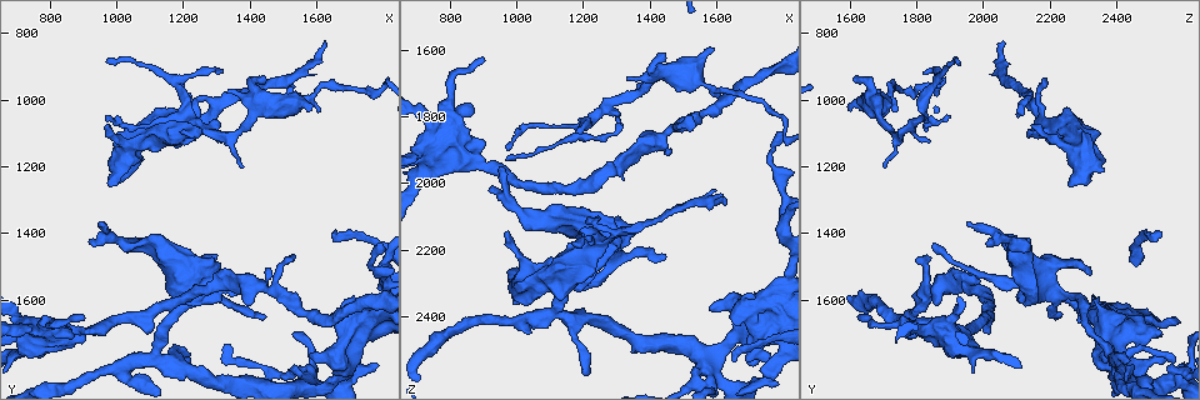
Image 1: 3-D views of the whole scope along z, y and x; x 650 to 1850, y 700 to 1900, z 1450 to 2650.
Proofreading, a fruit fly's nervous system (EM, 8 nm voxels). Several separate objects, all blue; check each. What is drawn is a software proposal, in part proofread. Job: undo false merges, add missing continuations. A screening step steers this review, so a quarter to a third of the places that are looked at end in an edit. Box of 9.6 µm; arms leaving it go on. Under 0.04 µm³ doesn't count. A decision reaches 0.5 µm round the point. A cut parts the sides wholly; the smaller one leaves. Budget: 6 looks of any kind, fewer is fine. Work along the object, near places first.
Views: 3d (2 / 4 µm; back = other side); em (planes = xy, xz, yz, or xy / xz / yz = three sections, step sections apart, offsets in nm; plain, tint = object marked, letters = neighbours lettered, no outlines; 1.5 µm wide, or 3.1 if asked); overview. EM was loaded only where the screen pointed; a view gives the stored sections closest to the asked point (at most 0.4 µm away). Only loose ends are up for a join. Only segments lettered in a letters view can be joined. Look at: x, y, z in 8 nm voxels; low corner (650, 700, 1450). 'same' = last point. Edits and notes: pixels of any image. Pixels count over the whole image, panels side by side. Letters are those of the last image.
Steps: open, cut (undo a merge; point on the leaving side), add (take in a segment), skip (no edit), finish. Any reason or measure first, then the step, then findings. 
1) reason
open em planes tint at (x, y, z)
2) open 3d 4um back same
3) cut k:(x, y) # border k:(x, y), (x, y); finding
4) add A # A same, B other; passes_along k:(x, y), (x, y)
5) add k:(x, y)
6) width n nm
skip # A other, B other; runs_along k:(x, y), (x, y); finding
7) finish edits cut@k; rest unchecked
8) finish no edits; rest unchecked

open 3d 4um at (1240, 1050, 2110)

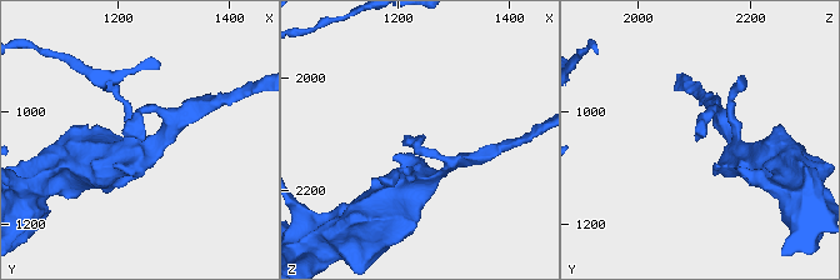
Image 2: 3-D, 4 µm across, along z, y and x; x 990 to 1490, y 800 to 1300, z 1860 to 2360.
now the EM
open em xy step 8 tint at (1245, 1055, 2105)

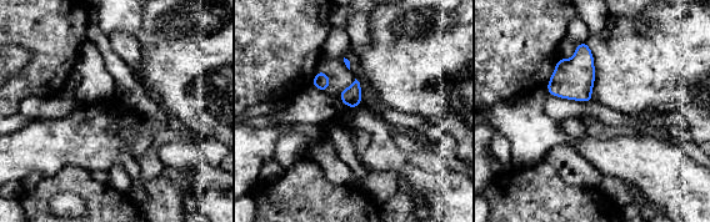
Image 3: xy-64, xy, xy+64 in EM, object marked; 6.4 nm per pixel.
open em planes letters same

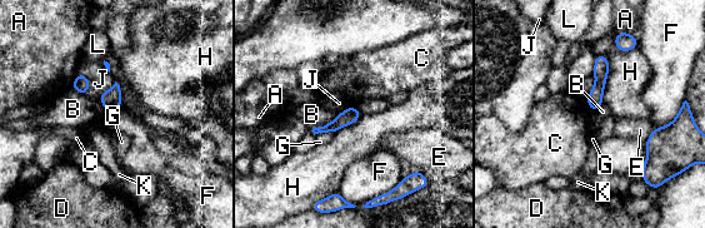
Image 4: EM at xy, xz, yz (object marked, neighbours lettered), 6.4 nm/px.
skip # A other, B other, C other, D other, E other, F other, G other, H other, J other, K other, L other; border 4:(340, 113), (334, 119), (310, 130); no lettered segment goes on from it

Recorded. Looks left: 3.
free end
open em planes letters at (1530, 1470, 1820)

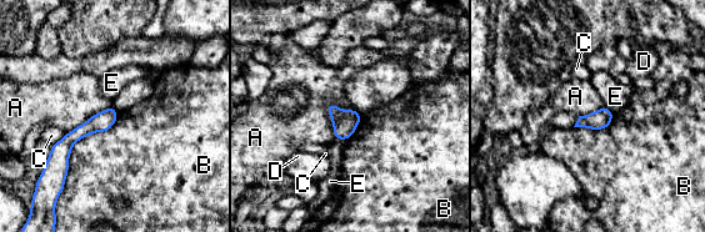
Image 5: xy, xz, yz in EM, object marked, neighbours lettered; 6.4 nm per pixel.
longest_contact B 600 nm
skip # A other, B other, C other, D other, E other; runs_along 5:(114, 114), (76, 134), (54, 162); none of them fits

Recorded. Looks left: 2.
an open end
open em yz step 8 tint at (1600, 1020, 1600)

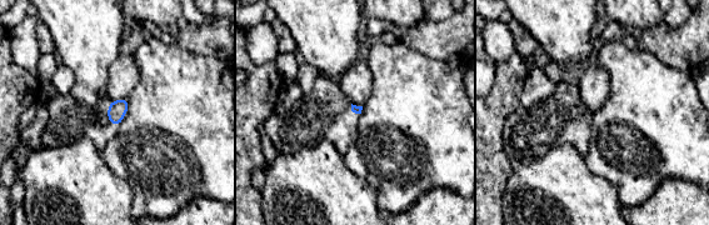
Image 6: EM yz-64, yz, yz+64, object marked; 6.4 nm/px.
open em planes letters same

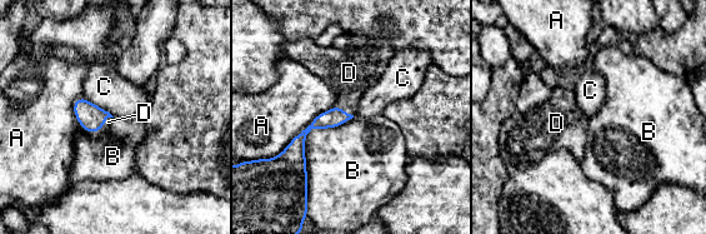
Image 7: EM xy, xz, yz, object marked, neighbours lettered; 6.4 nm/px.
width 110 nm
add D # A other, B other, C other, D same; passes_along 7:(90, 116), (103, 125), (108, 122); it goes on there

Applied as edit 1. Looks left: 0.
finish edits add@7; rest unchecked

